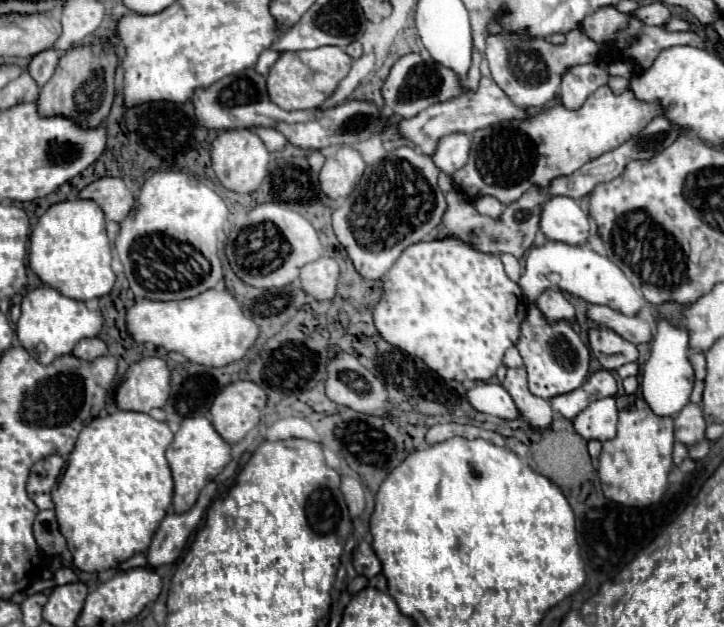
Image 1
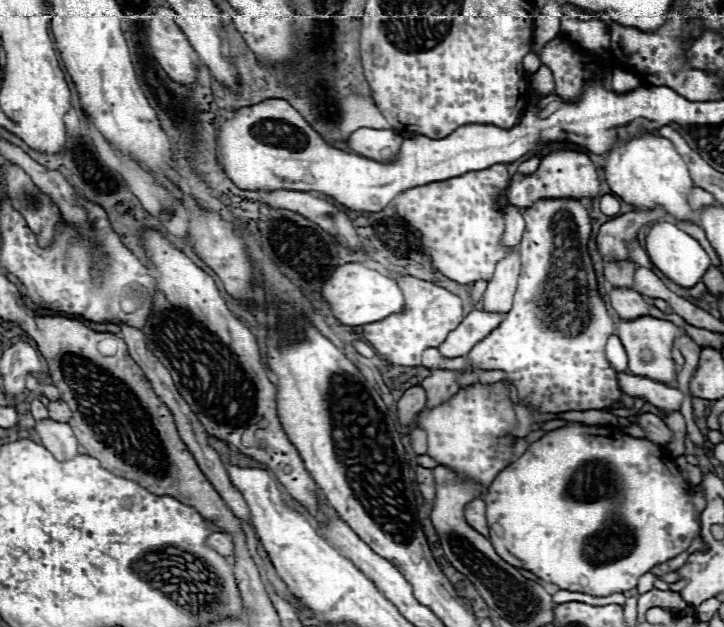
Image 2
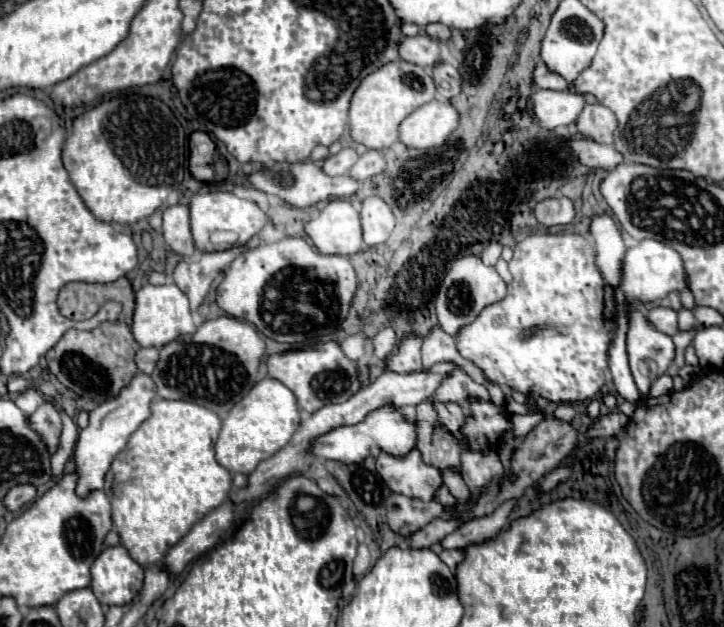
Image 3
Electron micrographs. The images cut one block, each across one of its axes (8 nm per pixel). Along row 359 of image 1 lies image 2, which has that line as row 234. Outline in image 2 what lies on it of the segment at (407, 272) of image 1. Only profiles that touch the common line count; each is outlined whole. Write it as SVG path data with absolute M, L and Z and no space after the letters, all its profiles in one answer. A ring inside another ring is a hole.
M494 164L486 170L466 172L450 180L400 192L394 198L394 210L412 230L420 232L422 254L440 274L458 284L490 280L498 260L510 252L508 246L502 246L504 206L500 210L496 202L496 196L506 190L508 184L506 164Z

